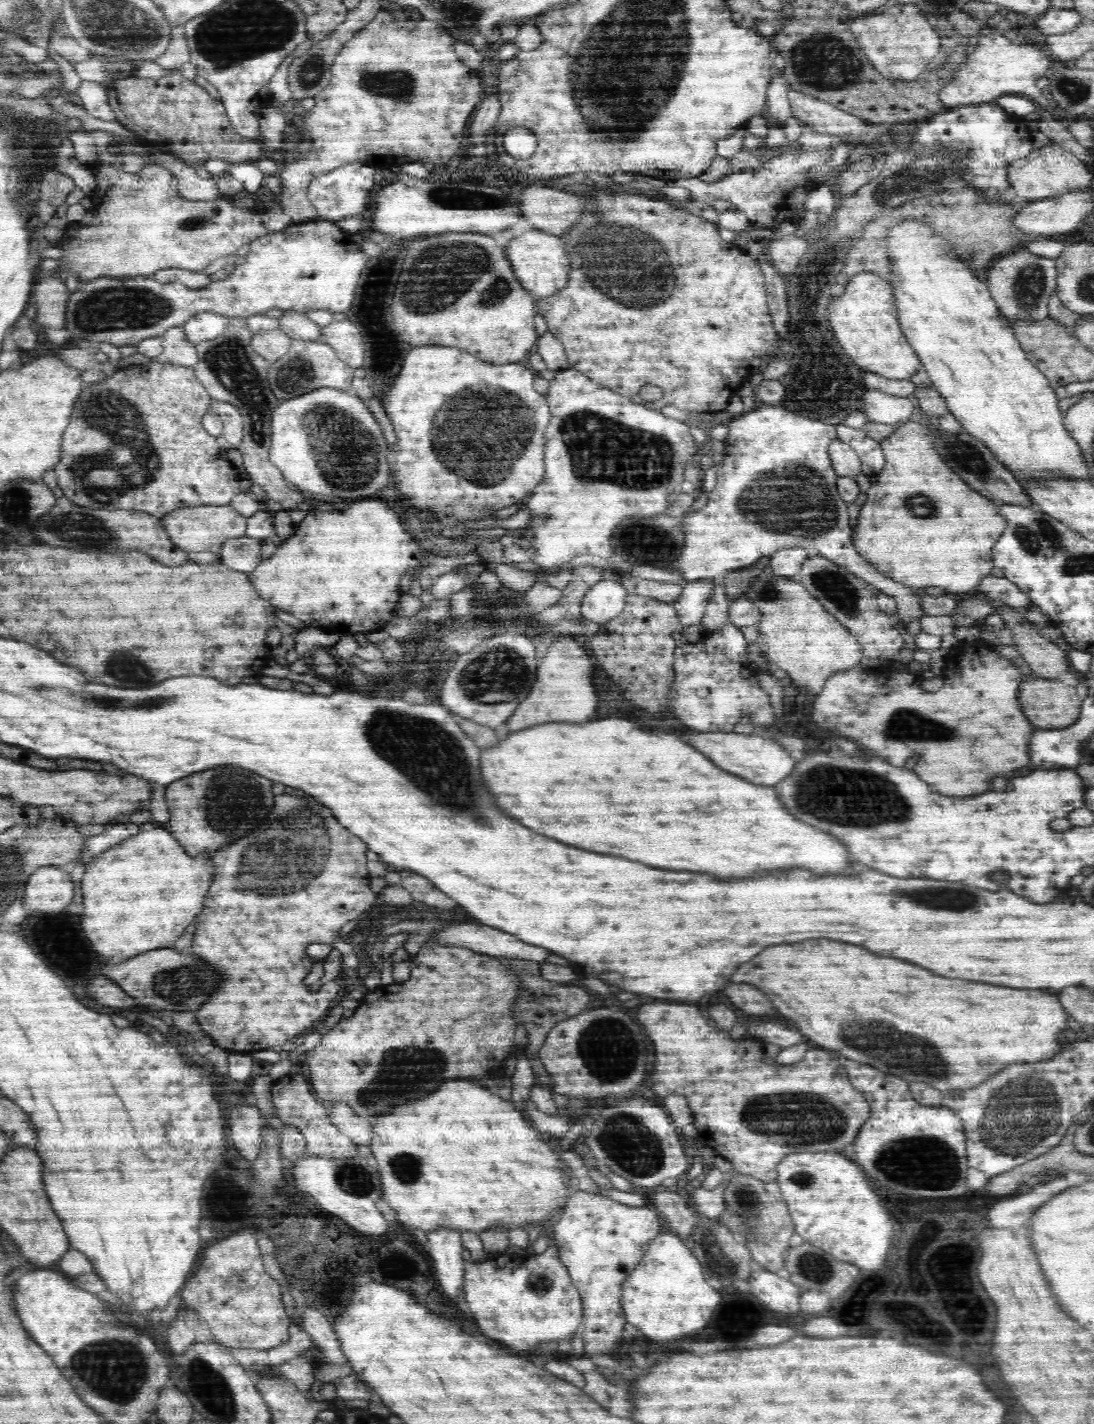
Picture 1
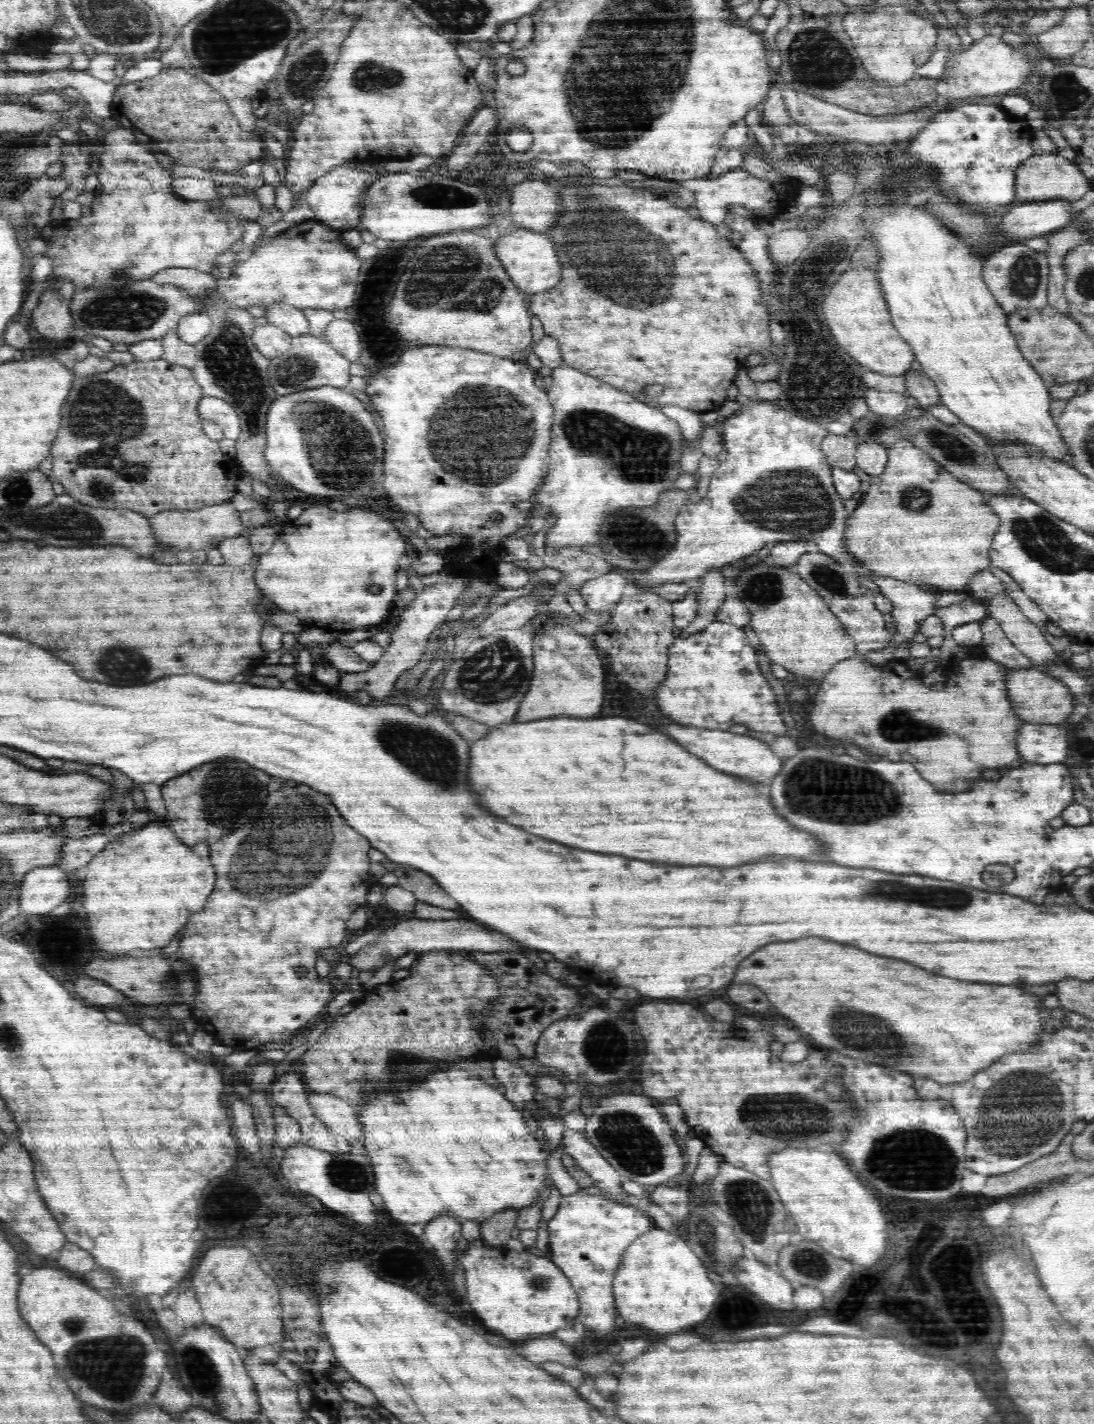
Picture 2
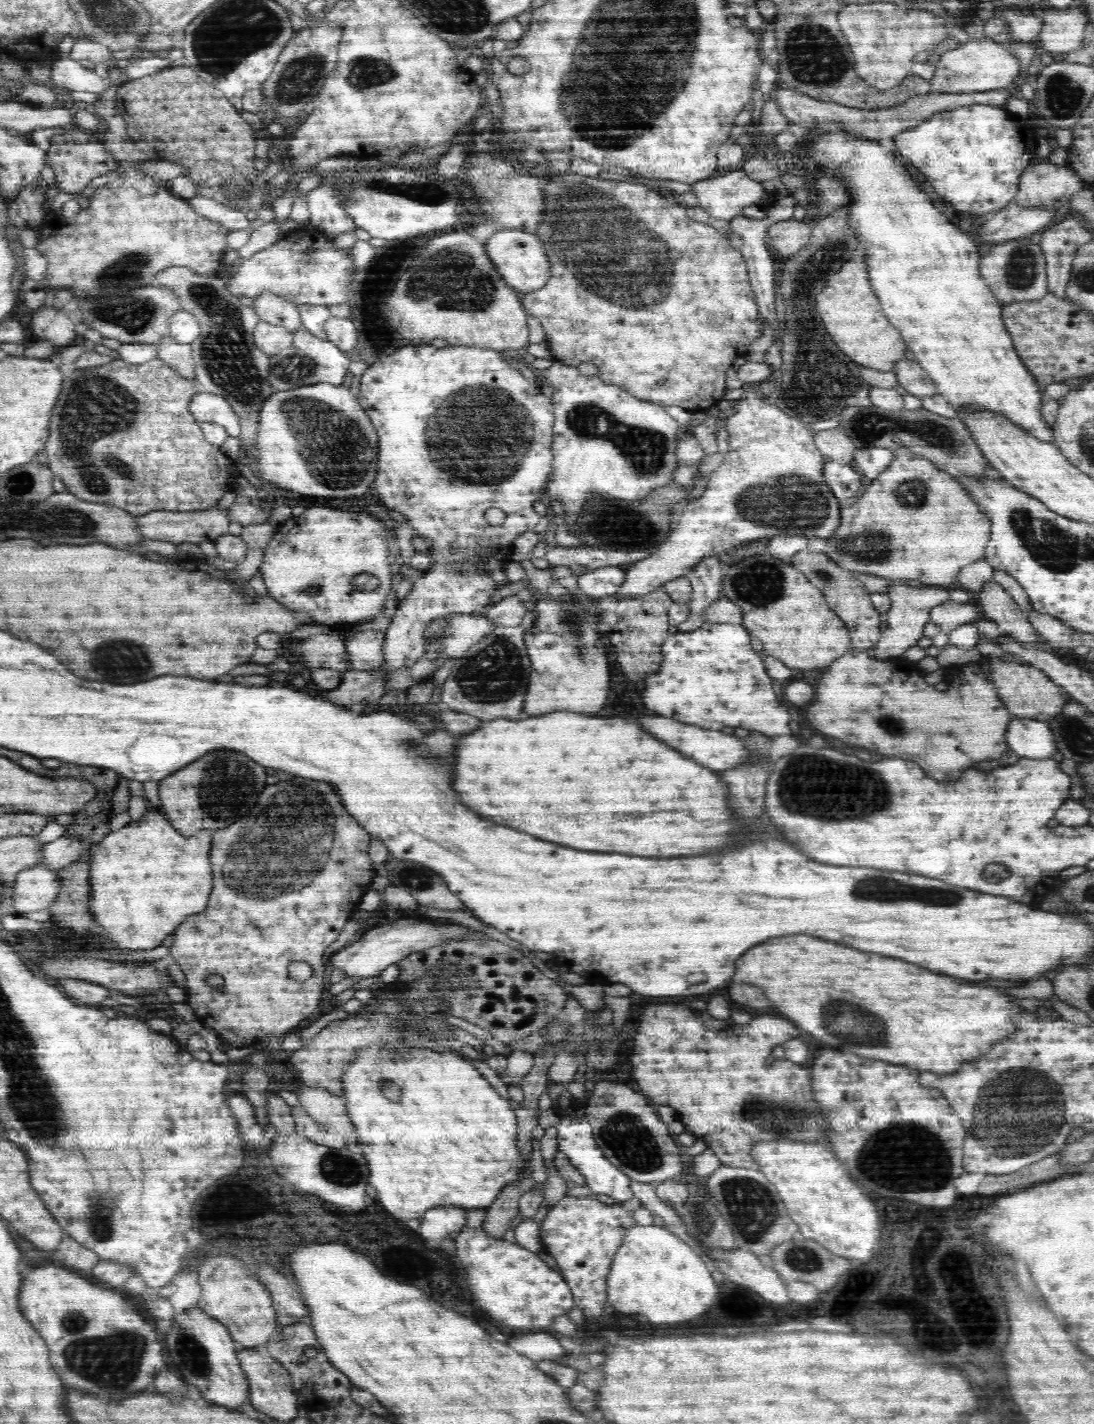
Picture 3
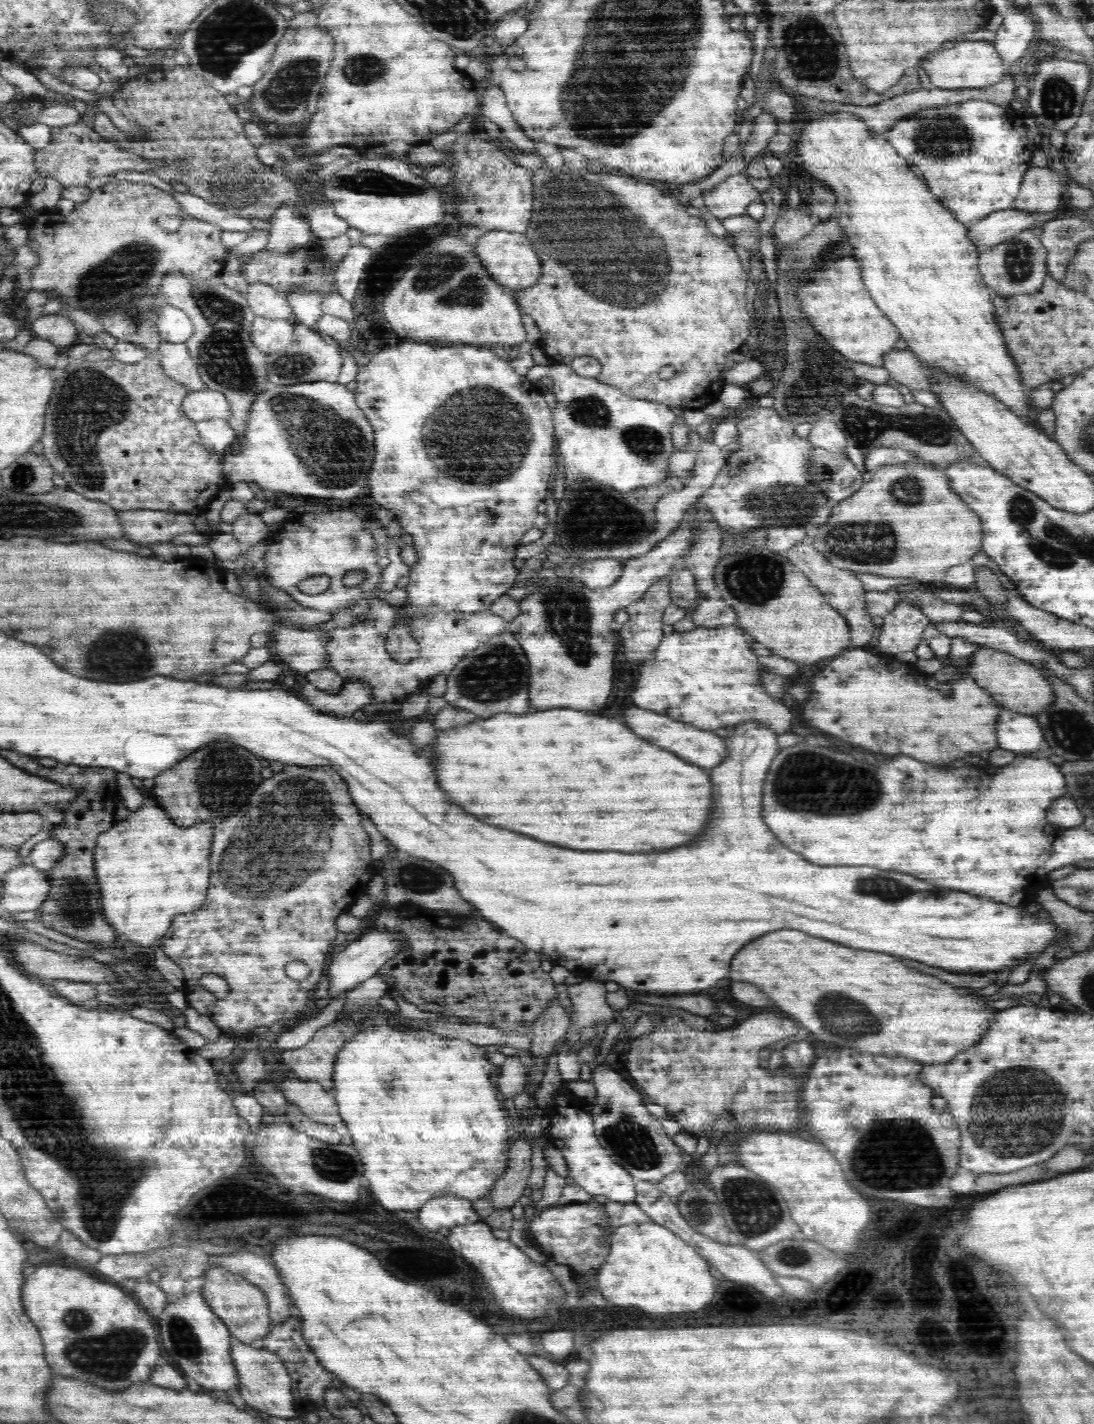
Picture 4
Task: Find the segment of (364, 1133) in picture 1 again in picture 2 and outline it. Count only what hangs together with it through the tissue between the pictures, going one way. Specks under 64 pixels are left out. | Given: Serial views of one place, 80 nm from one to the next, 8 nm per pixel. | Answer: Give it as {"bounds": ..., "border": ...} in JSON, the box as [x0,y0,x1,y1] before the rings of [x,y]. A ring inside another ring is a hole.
{"bounds":[308,1091,362,1144],"border":[[[309,1091],[308,1101],[316,1118],[324,1122],[336,1135],[342,1135],[350,1144],[362,1140],[362,1124],[359,1124],[356,1108],[332,1094],[318,1094]]]}

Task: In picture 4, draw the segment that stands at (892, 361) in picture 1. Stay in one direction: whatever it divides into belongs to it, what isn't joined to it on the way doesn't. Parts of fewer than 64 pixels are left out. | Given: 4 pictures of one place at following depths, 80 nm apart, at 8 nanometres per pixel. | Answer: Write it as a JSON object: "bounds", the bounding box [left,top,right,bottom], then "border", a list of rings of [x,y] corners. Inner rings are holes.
{"bounds":[798,257,899,367],"border":[[[843,257],[826,270],[812,272],[812,276],[814,282],[798,290],[803,312],[808,314],[808,320],[842,357],[854,363],[883,367],[884,358],[895,350],[899,331],[870,298],[862,282],[862,270],[858,270],[856,257]]]}

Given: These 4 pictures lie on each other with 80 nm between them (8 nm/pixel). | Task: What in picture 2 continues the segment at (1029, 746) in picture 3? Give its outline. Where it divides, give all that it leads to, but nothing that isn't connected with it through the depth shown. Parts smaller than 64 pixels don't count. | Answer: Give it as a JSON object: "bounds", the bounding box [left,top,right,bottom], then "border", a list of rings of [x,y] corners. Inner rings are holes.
{"bounds":[1015,722,1068,764],"border":[[[1024,722],[1015,731],[1018,753],[1026,762],[1064,764],[1068,758],[1068,727]]]}

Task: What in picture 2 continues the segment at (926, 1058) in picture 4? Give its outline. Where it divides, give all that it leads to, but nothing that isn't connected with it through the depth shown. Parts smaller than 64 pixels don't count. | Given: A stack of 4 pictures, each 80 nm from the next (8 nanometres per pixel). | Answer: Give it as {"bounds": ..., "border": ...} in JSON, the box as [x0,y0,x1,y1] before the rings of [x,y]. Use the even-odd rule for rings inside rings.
{"bounds":[733,938,1054,1086],"border":[[[822,938],[766,944],[738,966],[733,982],[758,986],[782,1016],[800,1024],[798,1028],[804,1034],[826,1048],[864,1062],[878,1062],[878,1066],[890,1066],[890,1070],[906,1070],[905,1073],[914,1078],[930,1078],[942,1086],[966,1082],[974,1070],[990,1066],[994,1058],[1014,1054],[1014,1050],[1026,1050],[1030,1042],[1038,1042],[1038,1030],[1046,1030],[1048,1018],[1054,1011],[1042,1008],[1039,996],[1016,986],[958,982],[902,960],[884,960],[860,948],[826,942]]]}

